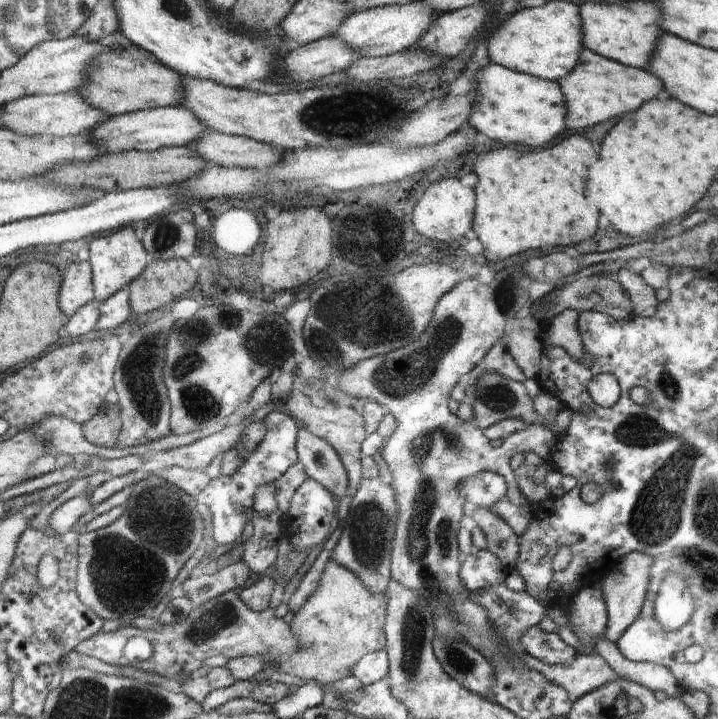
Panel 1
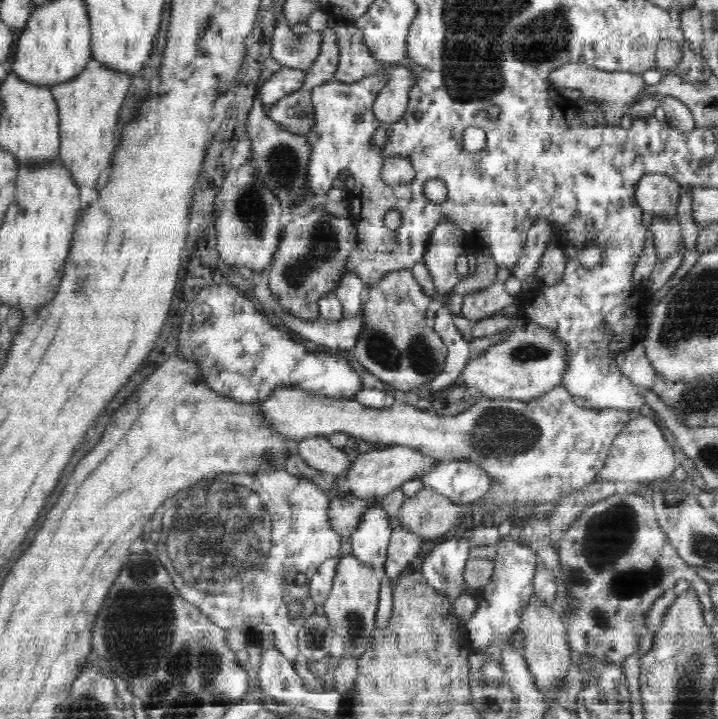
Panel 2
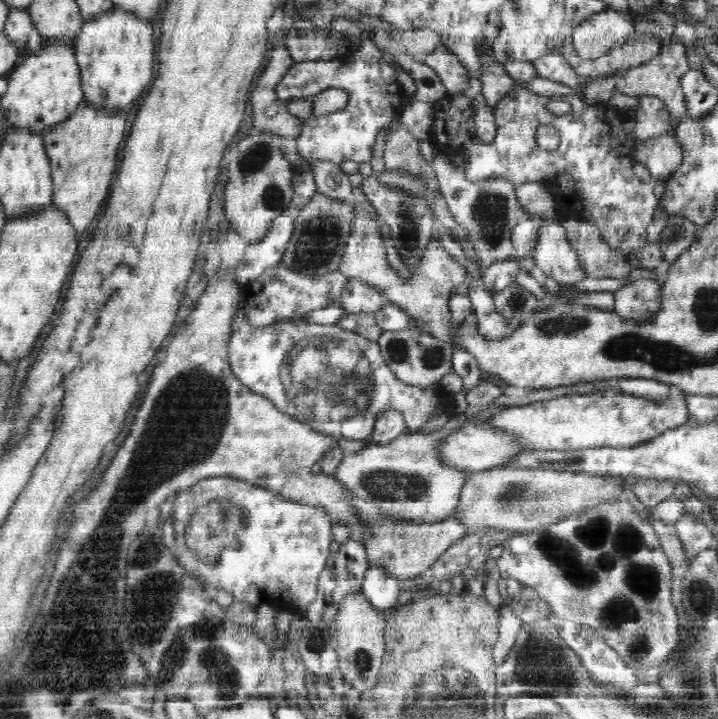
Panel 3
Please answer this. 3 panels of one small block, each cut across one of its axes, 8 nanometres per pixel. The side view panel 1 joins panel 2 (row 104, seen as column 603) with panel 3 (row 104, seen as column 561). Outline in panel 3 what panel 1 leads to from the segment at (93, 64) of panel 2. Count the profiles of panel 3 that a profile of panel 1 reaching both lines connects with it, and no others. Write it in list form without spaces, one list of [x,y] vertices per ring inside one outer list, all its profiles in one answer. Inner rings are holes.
[[[82,102],[68,121],[46,130],[43,145],[49,158],[53,182],[53,205],[65,214],[78,240],[90,230],[110,192],[118,148],[126,132],[126,113],[122,110],[97,110]]]

